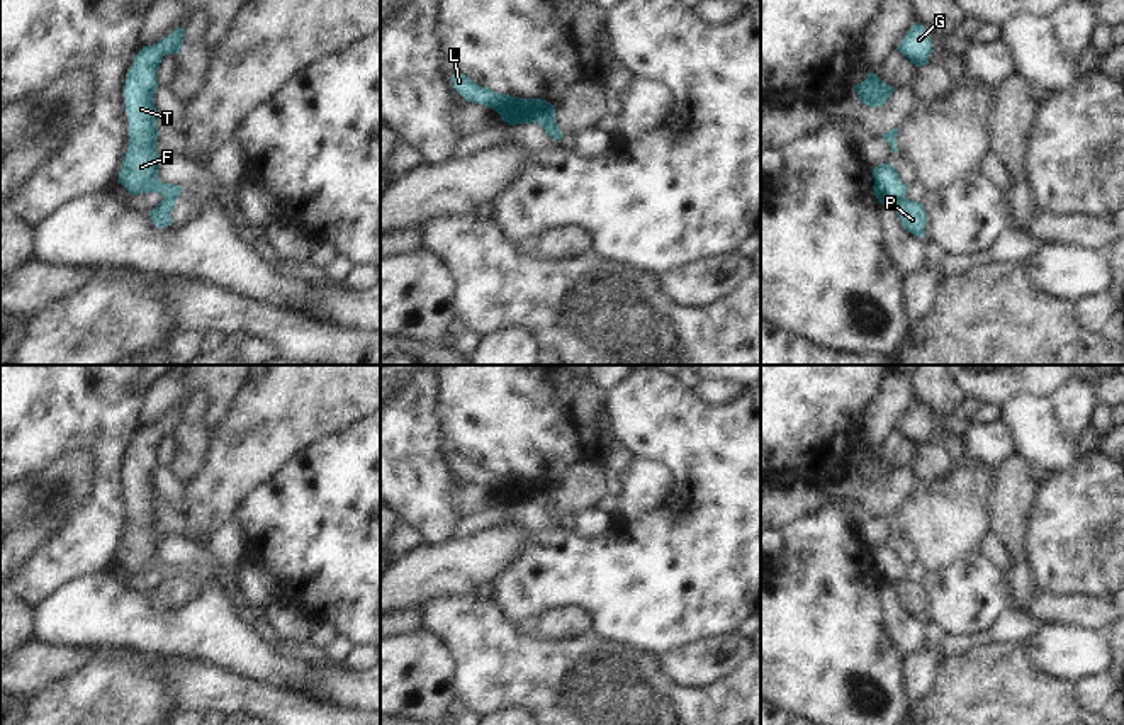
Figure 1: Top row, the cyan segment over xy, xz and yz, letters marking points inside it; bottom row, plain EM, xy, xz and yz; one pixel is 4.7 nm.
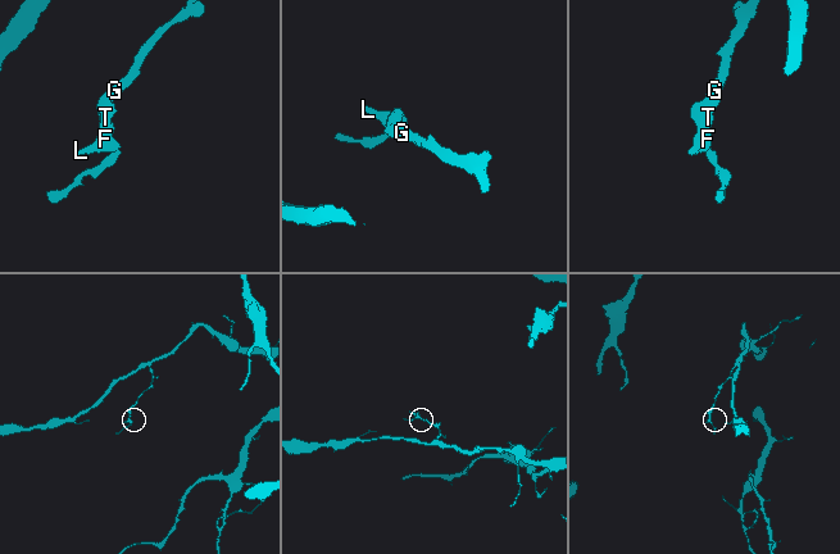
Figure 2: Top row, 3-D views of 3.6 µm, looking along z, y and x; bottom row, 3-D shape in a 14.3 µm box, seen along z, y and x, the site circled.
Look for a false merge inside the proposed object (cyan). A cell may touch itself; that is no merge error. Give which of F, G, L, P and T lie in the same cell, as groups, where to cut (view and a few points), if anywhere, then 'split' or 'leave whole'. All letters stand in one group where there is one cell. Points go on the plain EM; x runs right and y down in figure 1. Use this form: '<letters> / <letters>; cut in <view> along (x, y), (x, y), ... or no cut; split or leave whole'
F G L T / P; cut in xy along (163, 576), (177, 578); split

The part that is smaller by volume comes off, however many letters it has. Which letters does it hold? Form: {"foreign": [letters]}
{"foreign": ["P"]}

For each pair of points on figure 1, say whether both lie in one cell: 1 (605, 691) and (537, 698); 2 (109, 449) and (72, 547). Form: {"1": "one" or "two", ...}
{"1": "one", "2": "one"}

